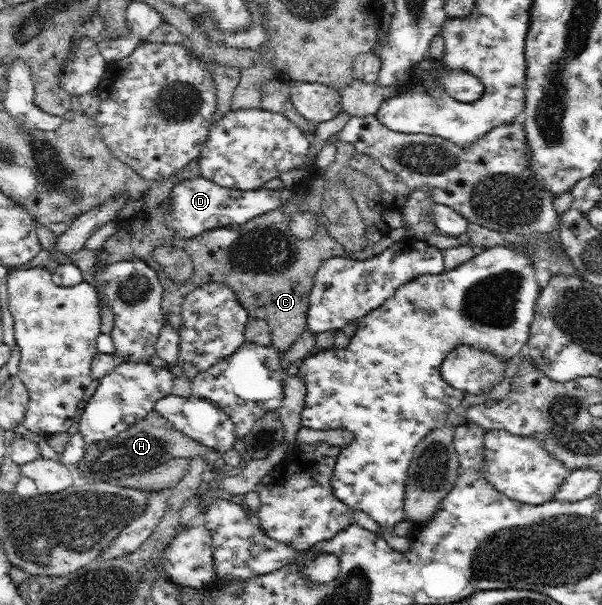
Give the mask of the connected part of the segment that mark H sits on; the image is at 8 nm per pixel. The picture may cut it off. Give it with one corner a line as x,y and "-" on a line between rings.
151,410
143,420
129,426
119,436
87,445
83,458
79,460
76,466
83,471
85,476
95,479
97,483
105,483
118,480
123,476
148,473
159,464
165,464
173,458
189,459
191,456
193,458
204,456
207,462
213,462
221,454
219,454
219,451
209,448
187,436
184,432
177,430
174,424
168,422
161,413

